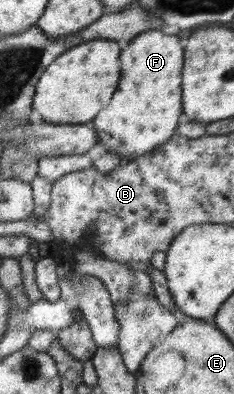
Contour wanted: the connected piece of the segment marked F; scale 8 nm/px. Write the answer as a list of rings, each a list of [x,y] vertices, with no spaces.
[[[161,28],[149,29],[133,37],[121,52],[119,52],[119,78],[116,90],[111,96],[109,106],[105,106],[97,118],[89,122],[97,133],[97,142],[105,145],[109,153],[117,154],[119,161],[129,161],[145,153],[161,148],[163,143],[175,132],[177,120],[182,113],[180,86],[181,68],[183,62],[183,47],[175,32]]]

